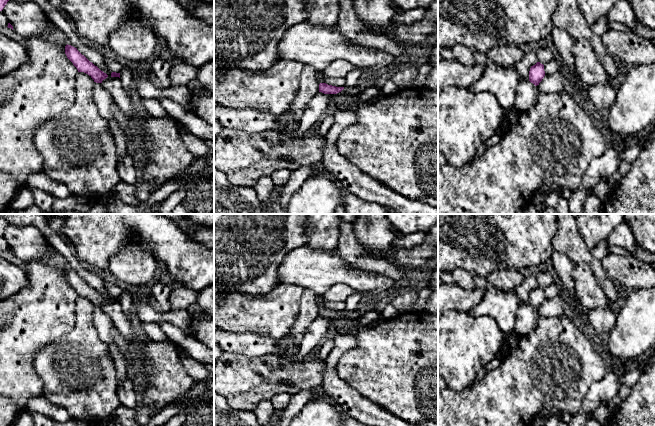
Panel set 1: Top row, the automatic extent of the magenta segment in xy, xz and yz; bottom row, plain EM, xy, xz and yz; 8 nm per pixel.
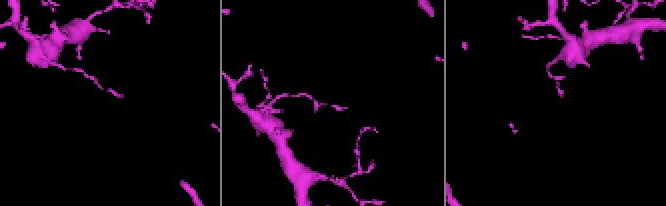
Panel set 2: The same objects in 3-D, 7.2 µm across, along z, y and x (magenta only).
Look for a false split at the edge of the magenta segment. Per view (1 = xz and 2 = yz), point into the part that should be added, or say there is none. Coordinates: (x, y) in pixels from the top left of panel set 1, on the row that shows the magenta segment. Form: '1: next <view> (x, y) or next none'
1: next none
2: next none

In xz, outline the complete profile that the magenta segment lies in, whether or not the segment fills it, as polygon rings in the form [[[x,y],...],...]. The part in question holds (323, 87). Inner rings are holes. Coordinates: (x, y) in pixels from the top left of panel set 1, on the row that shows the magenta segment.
[[[326,83],[319,84],[319,92],[322,92],[324,94],[337,94],[341,92],[343,89],[344,87],[336,87],[336,86],[328,85]]]

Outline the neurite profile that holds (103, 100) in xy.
[[[96,82],[94,83],[92,98],[99,115],[107,120],[111,128],[116,144],[116,155],[119,159],[127,152],[127,141],[112,112],[112,104],[115,101],[109,91],[107,91],[101,83]]]

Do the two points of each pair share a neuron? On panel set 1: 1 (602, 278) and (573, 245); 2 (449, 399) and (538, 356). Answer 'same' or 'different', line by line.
1: same
2: same

